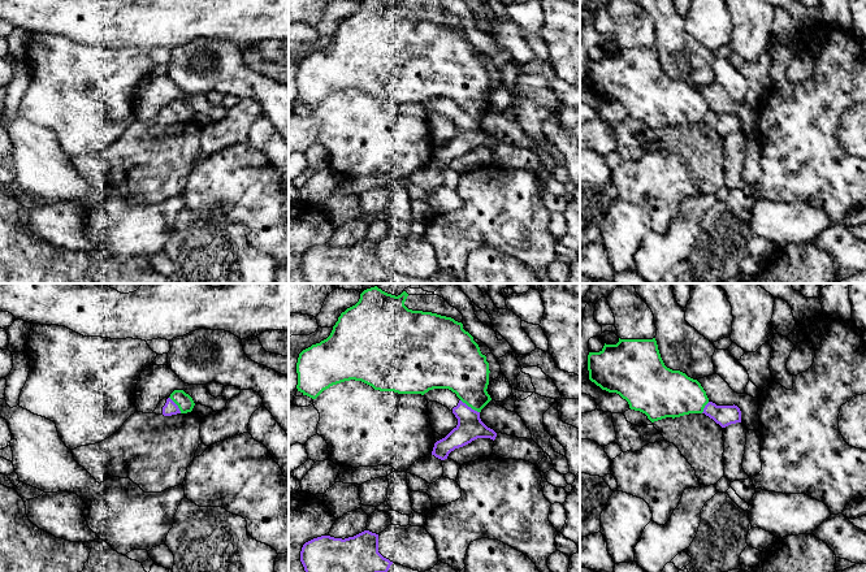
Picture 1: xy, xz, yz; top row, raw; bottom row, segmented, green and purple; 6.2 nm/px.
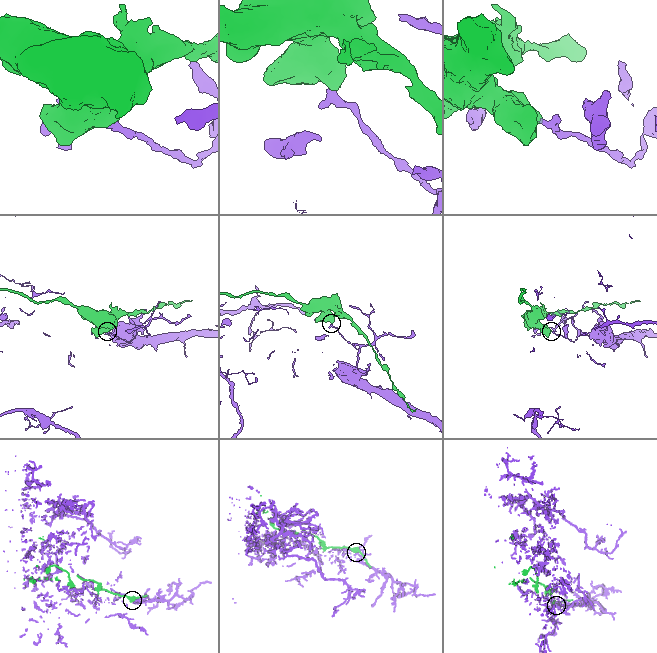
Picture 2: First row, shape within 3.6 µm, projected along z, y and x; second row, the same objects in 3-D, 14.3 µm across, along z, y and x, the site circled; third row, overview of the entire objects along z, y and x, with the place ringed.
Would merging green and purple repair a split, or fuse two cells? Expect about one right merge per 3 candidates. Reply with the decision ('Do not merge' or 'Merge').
Do not merge

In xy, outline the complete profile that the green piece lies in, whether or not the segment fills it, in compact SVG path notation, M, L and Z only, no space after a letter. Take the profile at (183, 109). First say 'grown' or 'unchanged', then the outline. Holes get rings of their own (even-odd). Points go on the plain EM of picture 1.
unchanged; M174 99L169 105L179 117L181 122L191 121L195 112L183 99Z

